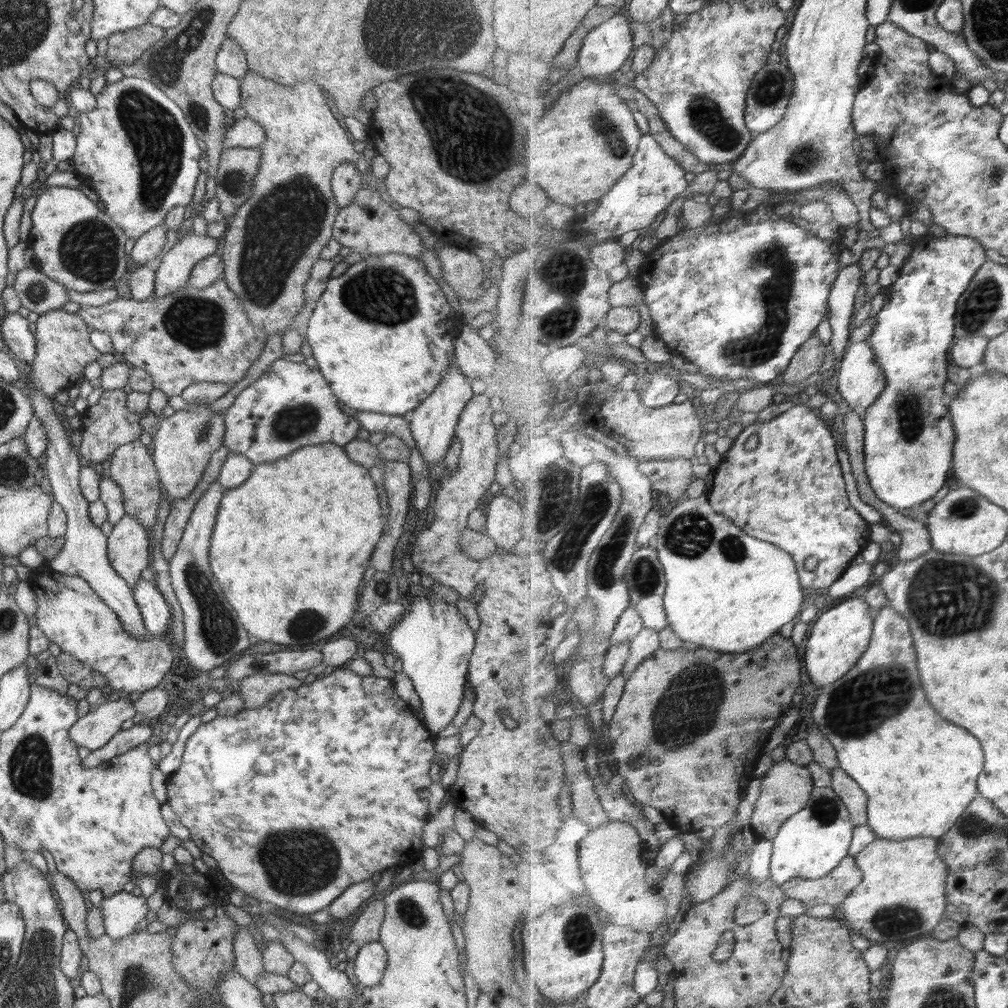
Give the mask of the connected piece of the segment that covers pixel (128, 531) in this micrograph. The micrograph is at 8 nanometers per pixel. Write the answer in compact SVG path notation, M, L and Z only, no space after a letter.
M124 515L113 526L111 534L107 537L107 558L114 571L134 588L136 581L141 578L144 569L151 566L152 562L152 537L146 533L142 523L132 515Z

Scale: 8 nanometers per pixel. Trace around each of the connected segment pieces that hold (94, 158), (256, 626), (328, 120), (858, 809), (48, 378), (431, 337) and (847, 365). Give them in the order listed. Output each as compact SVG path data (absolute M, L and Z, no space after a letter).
M123 76L122 80L119 82L107 84L104 90L95 96L95 100L97 101L95 109L88 112L78 111L76 114L76 117L79 117L80 121L80 133L77 136L77 144L75 153L71 158L71 165L74 168L75 174L78 176L78 180L98 193L99 200L102 200L104 203L106 214L112 218L112 221L116 222L117 226L125 233L125 236L128 239L136 240L146 232L149 232L152 228L161 226L164 222L164 217L171 208L191 205L192 196L194 195L194 186L196 186L196 182L198 182L196 178L200 176L200 168L204 166L204 152L200 147L198 148L196 135L194 136L181 108L150 80L145 80L137 76Z
M333 443L310 445L292 452L288 457L276 460L273 463L261 463L254 465L254 469L242 486L225 490L220 500L216 526L212 532L210 542L210 568L214 578L218 580L226 600L230 606L240 614L242 626L250 636L256 636L260 640L273 642L274 644L286 644L286 646L310 646L316 644L338 630L344 628L350 621L356 608L356 592L362 584L362 574L370 567L370 554L382 534L384 520L380 516L380 504L378 490L369 475L369 470L355 464L348 458L342 447Z
M248 70L244 73L244 77L239 81L239 90L241 97L241 107L246 110L246 116L252 118L256 124L260 124L260 128L264 128L266 132L266 139L264 143L258 148L262 155L260 155L260 165L258 165L258 173L254 175L254 183L252 183L252 193L248 200L244 201L244 204L240 205L240 209L236 211L236 214L229 218L227 230L221 239L220 258L224 261L224 272L222 279L226 280L228 288L240 298L242 306L244 306L244 312L248 316L248 320L254 324L257 328L260 328L266 336L272 336L276 332L285 332L291 326L293 319L297 316L302 308L306 299L304 299L304 286L308 279L311 277L310 272L312 266L316 264L317 260L320 260L320 252L328 244L329 240L333 238L333 224L338 214L339 208L336 203L336 197L333 195L331 180L334 169L344 161L358 160L360 154L352 145L349 134L340 125L340 122L334 117L332 110L326 105L327 93L321 89L321 87L312 81L302 81L294 84L293 86L282 86L267 80L266 77Z
M844 768L832 769L833 784L836 792L849 808L855 825L869 824L869 796L860 783L848 774Z
M56 309L39 315L35 334L36 357L32 361L30 380L27 380L28 390L40 387L48 397L54 397L58 390L75 386L82 378L86 364L102 356L102 352L92 346L89 331L90 328L78 313Z
M390 252L390 254L382 254L382 256L378 256L378 254L376 256L374 254L364 255L361 261L350 265L341 276L328 280L324 292L316 301L316 306L308 320L306 342L312 348L313 357L318 364L317 369L322 373L326 382L328 382L334 396L336 396L339 402L354 408L354 410L400 416L405 412L410 412L410 410L413 411L440 383L440 379L446 375L448 365L455 362L454 339L458 338L463 320L452 309L452 306L448 304L444 292L442 292L436 280L428 273L424 263L416 260L416 258L410 258L410 256L398 254L398 252Z
M872 341L852 343L846 356L841 360L839 369L839 389L840 396L843 396L849 403L851 410L858 412L864 416L866 412L878 402L882 392L888 388L888 375L886 369L880 365L878 357L876 357L876 348L872 345Z

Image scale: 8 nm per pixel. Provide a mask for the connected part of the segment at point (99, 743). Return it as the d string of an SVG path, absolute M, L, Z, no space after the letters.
M129 693L118 700L102 703L94 713L79 718L68 732L76 745L94 751L102 748L120 729L122 722L134 718L135 707Z

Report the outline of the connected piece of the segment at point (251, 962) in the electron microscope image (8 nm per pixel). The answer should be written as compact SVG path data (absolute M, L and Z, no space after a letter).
M240 928L234 940L236 958L235 972L249 984L256 985L257 979L265 972L263 952L247 928Z

